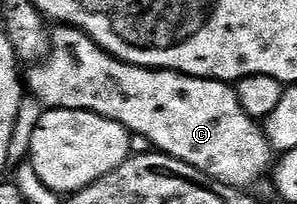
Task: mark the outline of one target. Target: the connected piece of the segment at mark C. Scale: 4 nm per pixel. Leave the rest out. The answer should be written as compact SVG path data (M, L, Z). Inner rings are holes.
M58 25L56 29L51 34L52 49L49 54L40 64L30 65L29 74L27 70L28 93L42 107L50 110L86 110L107 120L115 120L130 135L142 134L153 145L150 147L156 148L160 153L183 160L208 178L228 186L253 188L249 186L255 185L264 174L266 177L274 161L275 151L266 140L258 119L243 112L243 104L239 104L237 91L230 83L176 74L173 70L148 70L146 66L132 66L115 55L108 54L82 30L63 25Z

